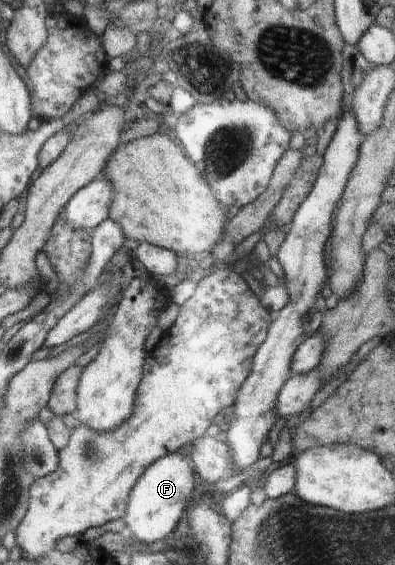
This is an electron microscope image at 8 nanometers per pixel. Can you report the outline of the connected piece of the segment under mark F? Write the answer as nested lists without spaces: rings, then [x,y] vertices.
[[[185,450],[160,457],[143,472],[131,488],[126,515],[123,517],[126,521],[125,527],[136,537],[137,542],[145,545],[162,543],[165,537],[177,527],[183,511],[191,504],[195,473],[192,461]]]

